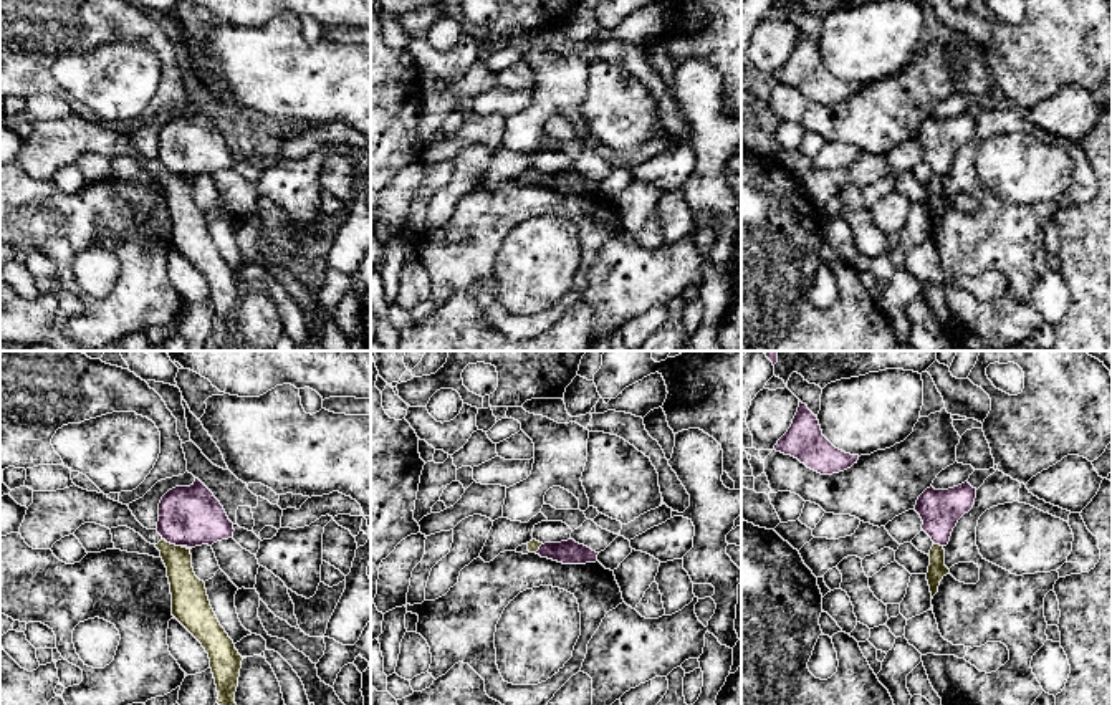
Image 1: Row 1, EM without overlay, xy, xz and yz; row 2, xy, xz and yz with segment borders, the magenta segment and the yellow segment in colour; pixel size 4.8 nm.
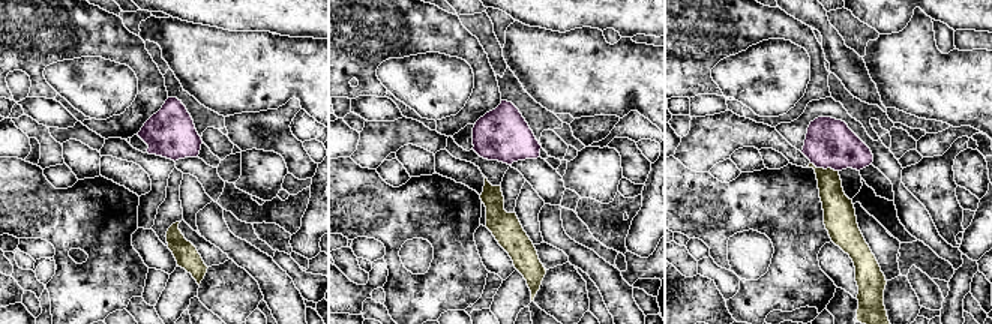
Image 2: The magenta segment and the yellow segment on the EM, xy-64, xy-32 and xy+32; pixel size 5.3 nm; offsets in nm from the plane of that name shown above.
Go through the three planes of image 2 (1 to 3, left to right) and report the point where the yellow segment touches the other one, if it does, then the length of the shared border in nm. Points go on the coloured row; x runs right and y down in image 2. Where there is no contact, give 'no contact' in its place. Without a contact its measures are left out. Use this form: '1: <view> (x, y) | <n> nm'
1: no contact
2: no contact
3: xy+32 (824, 168) | 160 nm

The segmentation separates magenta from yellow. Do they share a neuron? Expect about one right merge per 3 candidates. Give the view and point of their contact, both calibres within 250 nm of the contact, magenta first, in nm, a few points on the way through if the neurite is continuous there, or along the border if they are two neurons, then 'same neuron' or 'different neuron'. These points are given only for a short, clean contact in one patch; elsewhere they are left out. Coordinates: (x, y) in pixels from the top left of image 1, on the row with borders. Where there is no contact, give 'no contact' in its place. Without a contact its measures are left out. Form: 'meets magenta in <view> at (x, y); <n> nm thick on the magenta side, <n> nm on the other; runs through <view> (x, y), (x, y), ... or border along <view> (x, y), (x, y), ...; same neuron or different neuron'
meets magenta in xy at (172, 543); 300 nm thick on the magenta side, 160 nm on the other; border along xy (162, 538), (181, 546); different neuron

